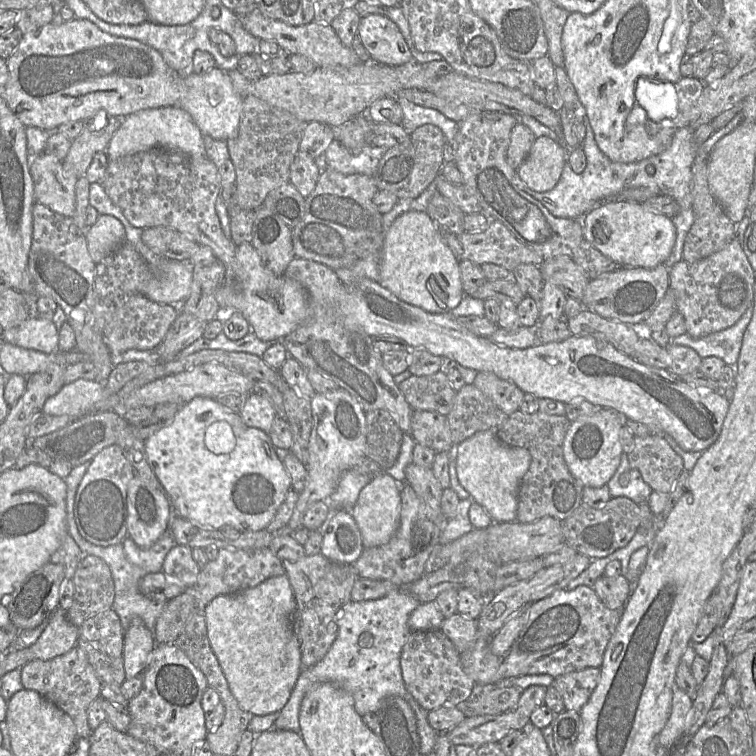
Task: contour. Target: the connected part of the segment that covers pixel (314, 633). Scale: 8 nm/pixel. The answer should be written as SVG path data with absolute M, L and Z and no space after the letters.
M321 553L306 555L296 561L281 562L297 603L301 665L302 669L307 669L321 661L335 641L338 634L337 616L341 608L351 602L351 590L358 576L353 568L354 564L339 564L327 559Z

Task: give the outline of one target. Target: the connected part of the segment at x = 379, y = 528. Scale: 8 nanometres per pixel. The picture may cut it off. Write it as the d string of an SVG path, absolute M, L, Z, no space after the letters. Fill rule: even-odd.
M384 472L375 476L361 490L357 503L350 511L361 532L364 548L388 543L399 527L400 512L401 497L398 482Z

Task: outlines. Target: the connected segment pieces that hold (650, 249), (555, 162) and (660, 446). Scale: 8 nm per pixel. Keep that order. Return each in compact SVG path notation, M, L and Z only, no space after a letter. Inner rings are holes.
M606 201L582 217L584 238L620 267L654 268L664 264L675 241L672 219L646 209L640 202Z
M547 136L536 138L517 175L531 190L550 191L561 177L568 153L565 147Z
M651 433L644 437L635 436L634 447L627 454L630 466L637 469L643 480L656 492L669 494L684 470L681 456L658 434Z

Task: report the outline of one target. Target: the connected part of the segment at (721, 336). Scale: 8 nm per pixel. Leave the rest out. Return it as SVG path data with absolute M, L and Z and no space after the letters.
M754 300L741 318L729 328L700 338L693 338L688 333L685 333L672 338L672 343L694 349L702 359L715 356L721 358L727 365L735 366L740 355L744 333L751 321L753 310Z

